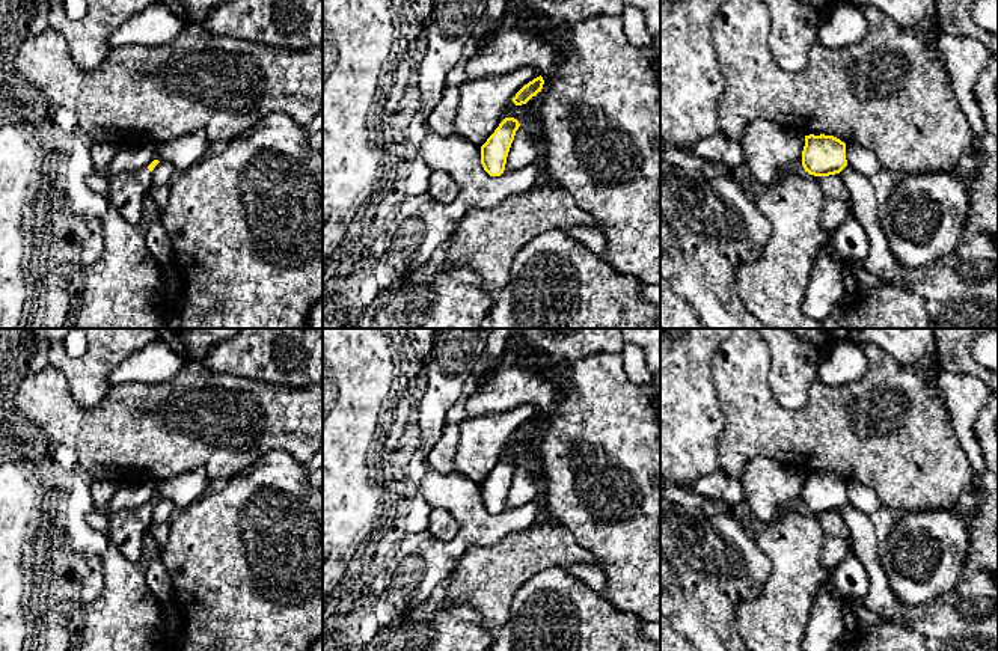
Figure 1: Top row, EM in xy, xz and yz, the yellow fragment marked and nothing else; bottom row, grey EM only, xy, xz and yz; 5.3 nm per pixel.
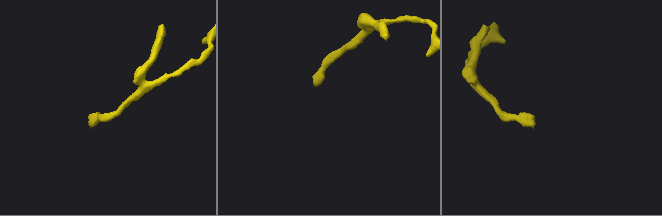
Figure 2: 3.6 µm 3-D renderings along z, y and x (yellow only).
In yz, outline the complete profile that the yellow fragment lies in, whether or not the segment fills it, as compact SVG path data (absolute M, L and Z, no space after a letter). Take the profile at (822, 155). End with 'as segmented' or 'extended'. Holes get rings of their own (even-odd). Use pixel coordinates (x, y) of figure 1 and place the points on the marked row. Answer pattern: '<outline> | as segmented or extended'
M805 136L802 166L814 176L840 173L846 166L846 143L834 136Z | as segmented

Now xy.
M93 143L90 154L93 170L109 182L109 203L116 208L130 223L137 223L142 217L145 194L152 184L152 170L160 163L154 160L149 166L131 173L112 173L109 170L116 148L110 143Z | extended

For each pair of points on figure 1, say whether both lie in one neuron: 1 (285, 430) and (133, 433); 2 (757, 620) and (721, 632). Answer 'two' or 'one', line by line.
1: one
2: two

